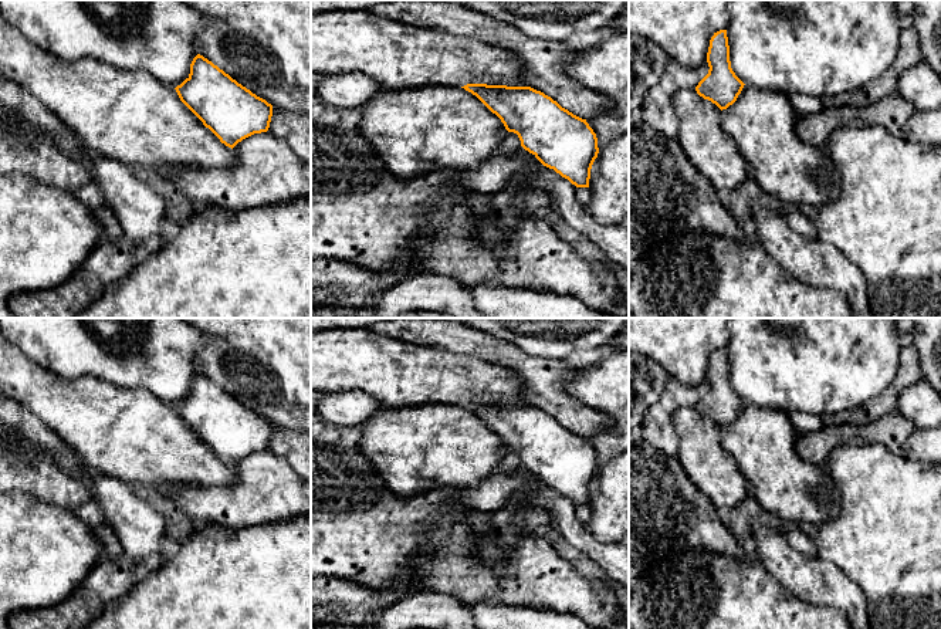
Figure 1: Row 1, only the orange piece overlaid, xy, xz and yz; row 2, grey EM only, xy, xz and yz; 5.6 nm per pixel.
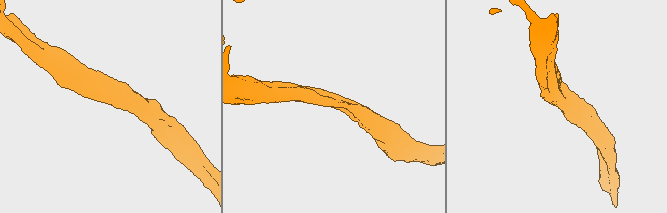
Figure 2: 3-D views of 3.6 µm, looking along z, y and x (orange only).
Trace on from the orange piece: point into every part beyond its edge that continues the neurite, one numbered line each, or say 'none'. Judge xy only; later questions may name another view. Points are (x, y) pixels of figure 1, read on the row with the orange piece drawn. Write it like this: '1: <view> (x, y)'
none

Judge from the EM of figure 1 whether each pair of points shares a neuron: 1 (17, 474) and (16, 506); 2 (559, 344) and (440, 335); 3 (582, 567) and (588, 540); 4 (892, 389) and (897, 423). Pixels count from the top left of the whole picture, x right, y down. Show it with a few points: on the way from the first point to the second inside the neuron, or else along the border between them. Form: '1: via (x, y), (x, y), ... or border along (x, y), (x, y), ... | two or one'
1: border along (14, 490), (30, 493), (47, 504) | two
2: border along (488, 332), (511, 340), (527, 352), (537, 355) | two
3: border along (558, 530), (574, 547), (584, 551), (608, 574) | two
4: border along (897, 409), (865, 422) | two

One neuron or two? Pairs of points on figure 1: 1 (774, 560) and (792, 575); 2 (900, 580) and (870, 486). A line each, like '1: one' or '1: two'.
1: one
2: one

